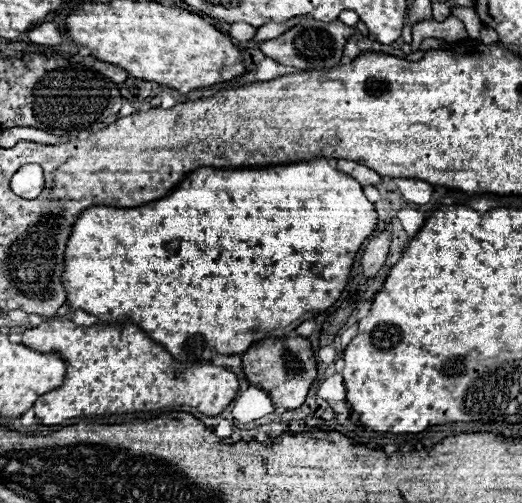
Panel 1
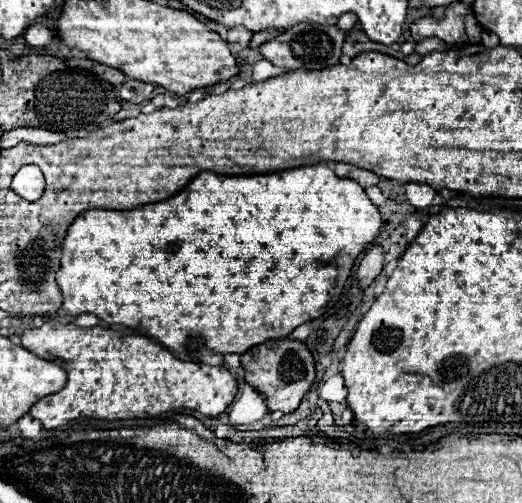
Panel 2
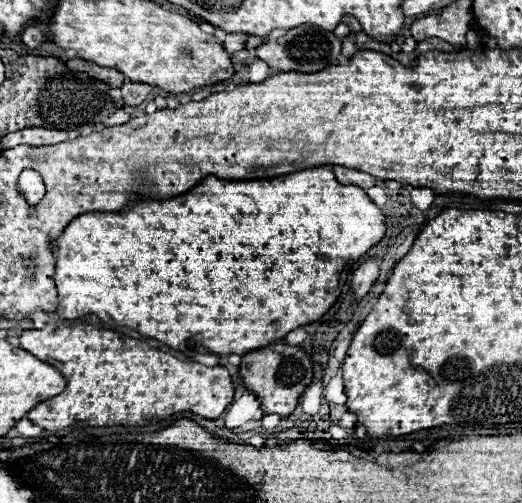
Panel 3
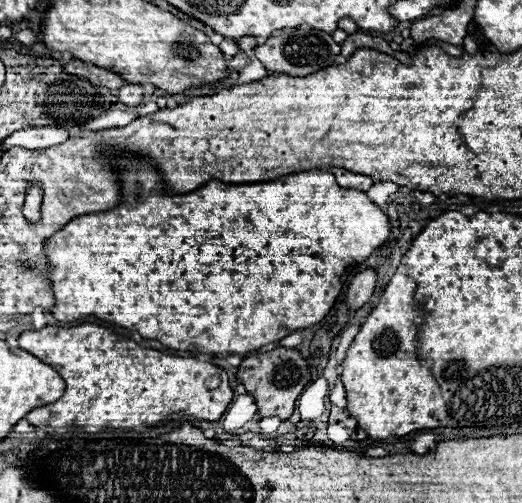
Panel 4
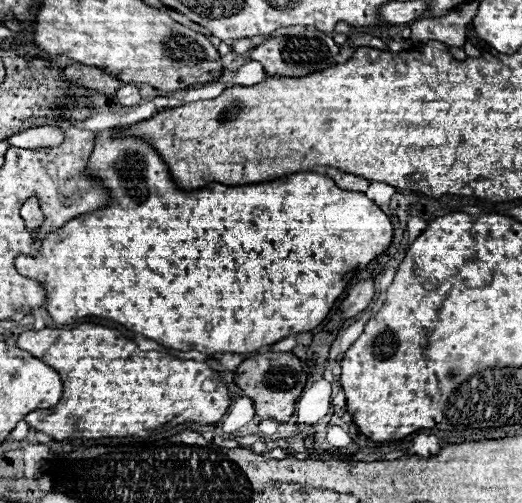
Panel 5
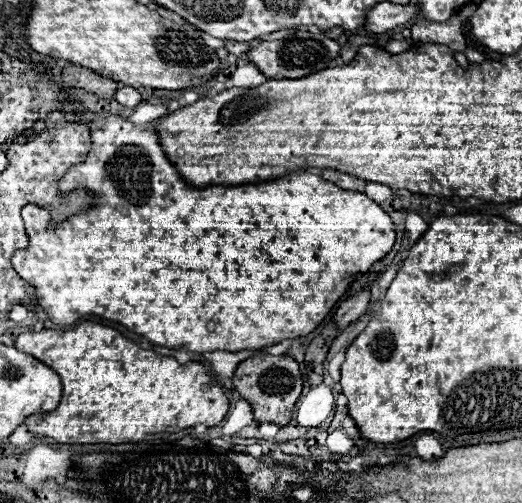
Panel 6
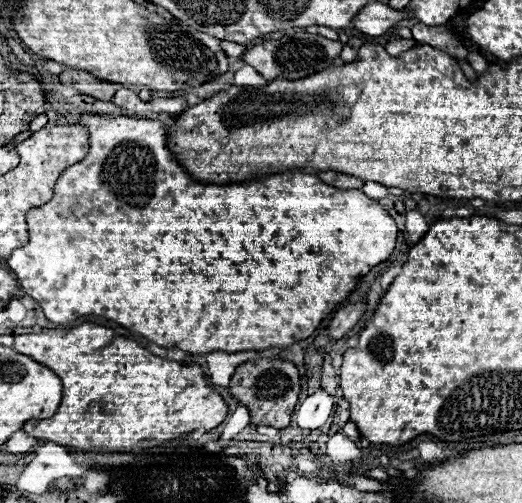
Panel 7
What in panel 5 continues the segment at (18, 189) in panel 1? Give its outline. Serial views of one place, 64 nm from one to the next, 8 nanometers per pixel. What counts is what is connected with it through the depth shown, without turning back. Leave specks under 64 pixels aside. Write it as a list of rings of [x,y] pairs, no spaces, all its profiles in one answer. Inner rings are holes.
[[[28,198],[28,202],[24,202],[24,206],[22,206],[22,218],[24,218],[24,222],[26,222],[26,226],[30,230],[38,230],[42,226],[44,214],[40,212],[40,206],[38,206],[36,198]]]

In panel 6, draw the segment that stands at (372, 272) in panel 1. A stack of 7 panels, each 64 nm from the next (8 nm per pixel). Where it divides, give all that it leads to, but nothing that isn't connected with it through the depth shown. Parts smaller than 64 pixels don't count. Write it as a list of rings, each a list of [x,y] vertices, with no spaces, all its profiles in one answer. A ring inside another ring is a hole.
[[[364,288],[364,290],[358,290],[354,292],[348,300],[344,300],[336,314],[334,314],[334,320],[338,324],[340,330],[344,330],[350,322],[356,322],[368,308],[368,302],[370,302],[370,288]]]

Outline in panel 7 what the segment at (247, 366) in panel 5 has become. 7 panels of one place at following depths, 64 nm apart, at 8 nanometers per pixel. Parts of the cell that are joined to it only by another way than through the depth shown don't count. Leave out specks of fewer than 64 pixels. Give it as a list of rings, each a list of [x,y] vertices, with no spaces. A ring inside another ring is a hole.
[[[274,358],[248,360],[236,368],[230,380],[230,394],[234,394],[242,404],[250,408],[250,416],[256,426],[286,428],[290,424],[290,416],[300,394],[298,368],[288,360]]]

